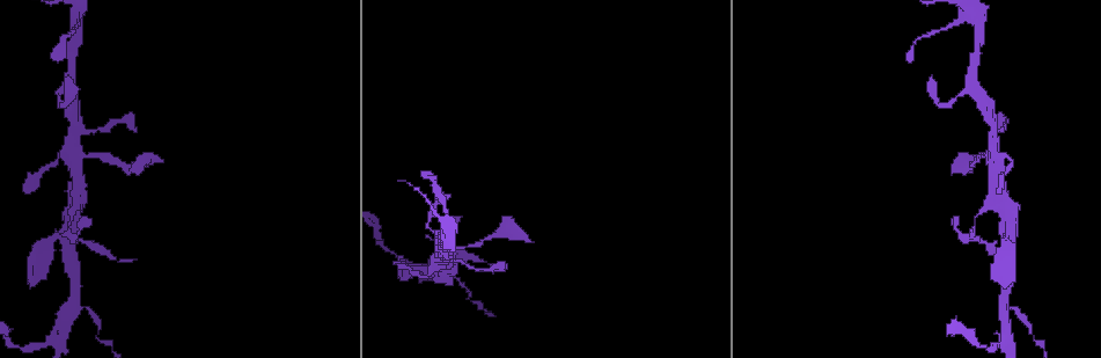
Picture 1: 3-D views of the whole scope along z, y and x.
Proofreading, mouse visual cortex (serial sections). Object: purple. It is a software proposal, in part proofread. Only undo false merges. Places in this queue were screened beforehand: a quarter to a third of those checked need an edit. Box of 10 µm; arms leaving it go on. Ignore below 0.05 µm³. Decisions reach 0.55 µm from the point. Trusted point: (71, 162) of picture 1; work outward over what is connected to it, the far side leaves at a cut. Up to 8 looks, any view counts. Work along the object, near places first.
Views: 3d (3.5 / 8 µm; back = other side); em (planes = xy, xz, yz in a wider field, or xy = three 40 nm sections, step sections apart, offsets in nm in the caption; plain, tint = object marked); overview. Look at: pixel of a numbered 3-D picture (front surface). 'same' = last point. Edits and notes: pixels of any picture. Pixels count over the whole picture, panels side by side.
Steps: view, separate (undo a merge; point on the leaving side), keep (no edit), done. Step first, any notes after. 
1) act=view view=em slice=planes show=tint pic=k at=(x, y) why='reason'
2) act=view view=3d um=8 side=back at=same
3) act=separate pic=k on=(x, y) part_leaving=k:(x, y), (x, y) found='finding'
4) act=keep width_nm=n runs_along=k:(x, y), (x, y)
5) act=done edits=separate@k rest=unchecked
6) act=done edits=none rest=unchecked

act=view view=3d um=3.5 pic=1 at=(464, 262) why='thick turns thin'

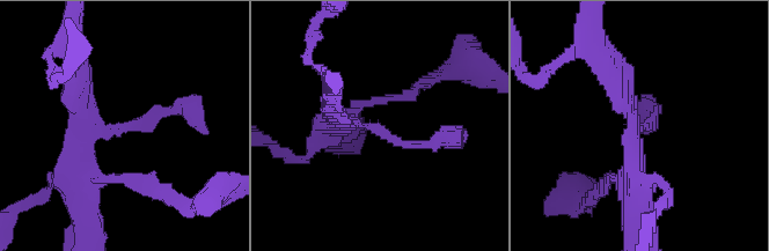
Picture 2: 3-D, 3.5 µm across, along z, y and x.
act=view view=em slice=xy step=5 show=tint pic=2 at=(641, 127) why='shape alone is not enough'

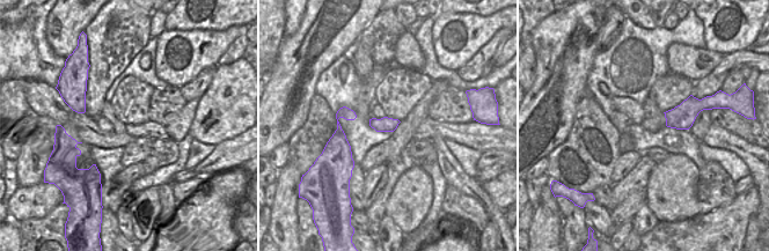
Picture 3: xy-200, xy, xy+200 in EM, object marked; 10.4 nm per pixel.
act=keep runs_along=2:(74, 178), (93, 132), (185, 108) found='one cell here'

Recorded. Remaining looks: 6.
act=view view=3d um=3.5 pic=1 at=(959, 18) why='abrupt turn'

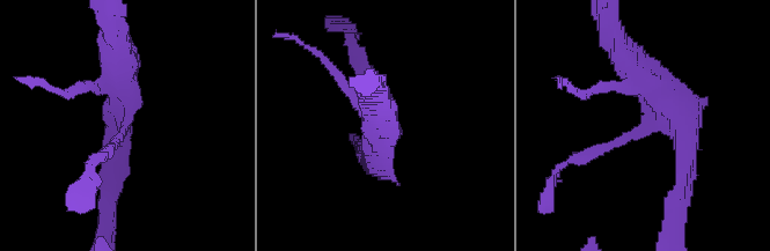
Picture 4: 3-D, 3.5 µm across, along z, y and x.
act=view view=em slice=xy step=3 show=plain pic=4 at=(648, 123) why='need the tissue'

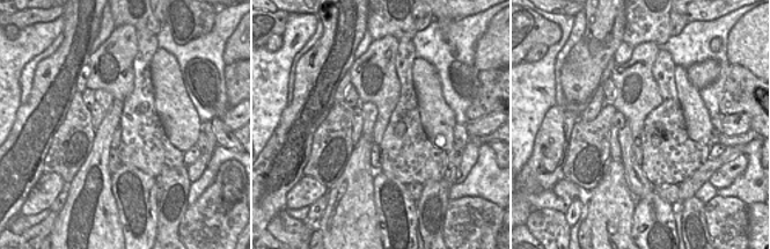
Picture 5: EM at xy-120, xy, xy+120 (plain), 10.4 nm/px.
act=view view=em slice=xy step=3 show=tint at=same why='where the object lies'

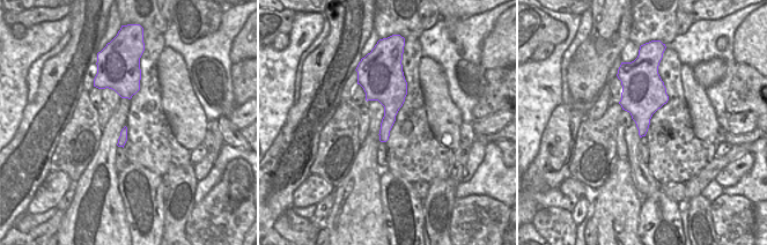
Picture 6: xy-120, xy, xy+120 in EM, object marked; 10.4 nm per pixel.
act=keep width_nm=200 runs_along=4:(373, 163), (384, 116), (362, 63) found='one cell here'

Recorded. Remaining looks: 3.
act=view view=3d um=8 pic=1 at=(67, 226) why='narrows sharply'

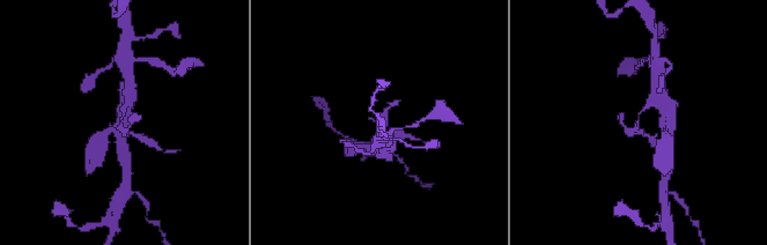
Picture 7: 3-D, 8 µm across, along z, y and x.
act=view view=em slice=xy step=1 show=tint at=same

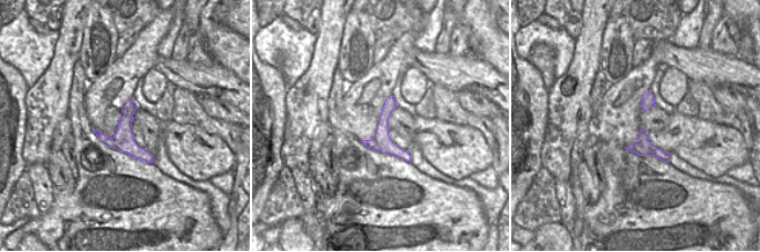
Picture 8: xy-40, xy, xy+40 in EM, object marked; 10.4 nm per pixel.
act=separate pic=7 on=(620, 117) found='a second cell is stuck on'

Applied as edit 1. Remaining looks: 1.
act=done edits=separate@7 rest=unchecked

